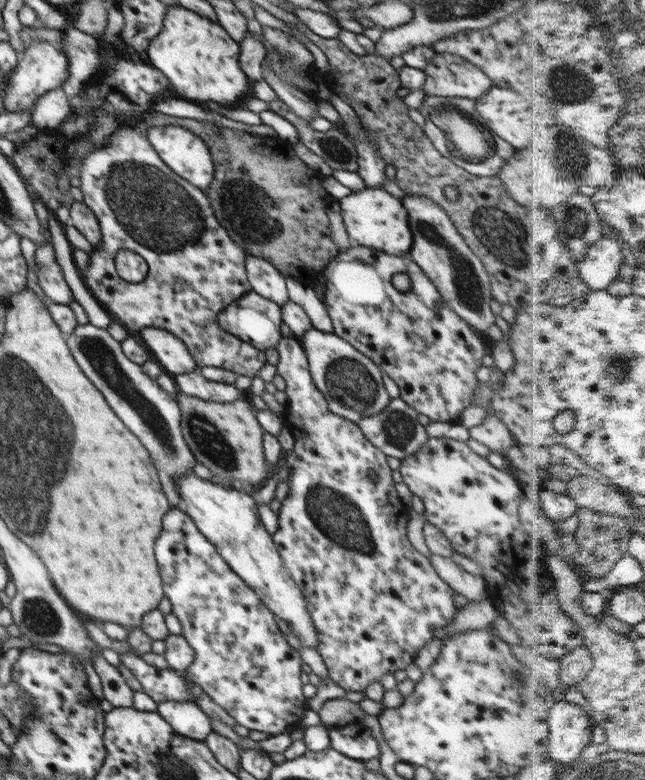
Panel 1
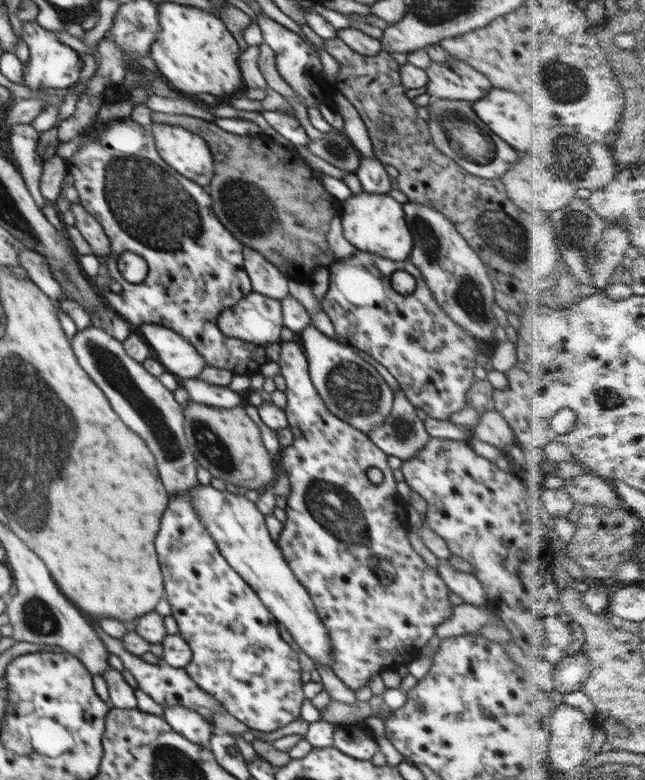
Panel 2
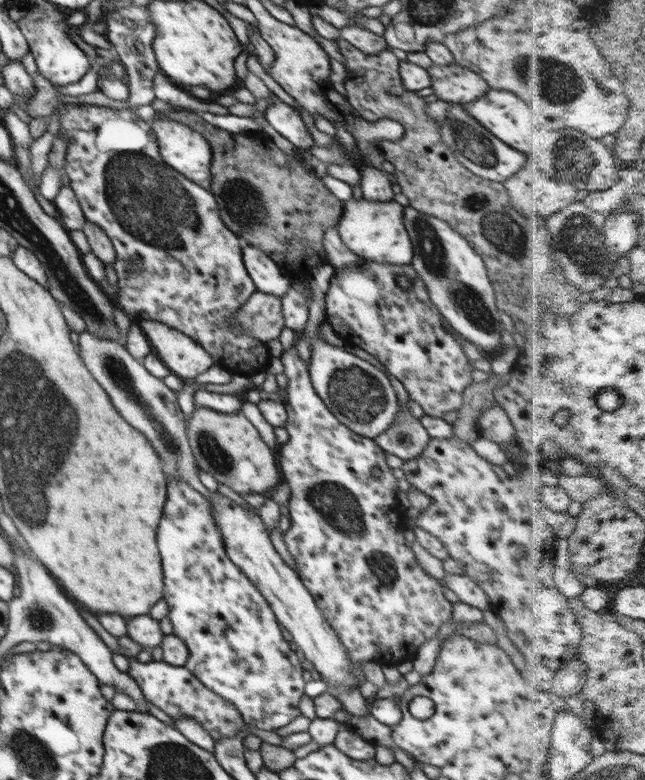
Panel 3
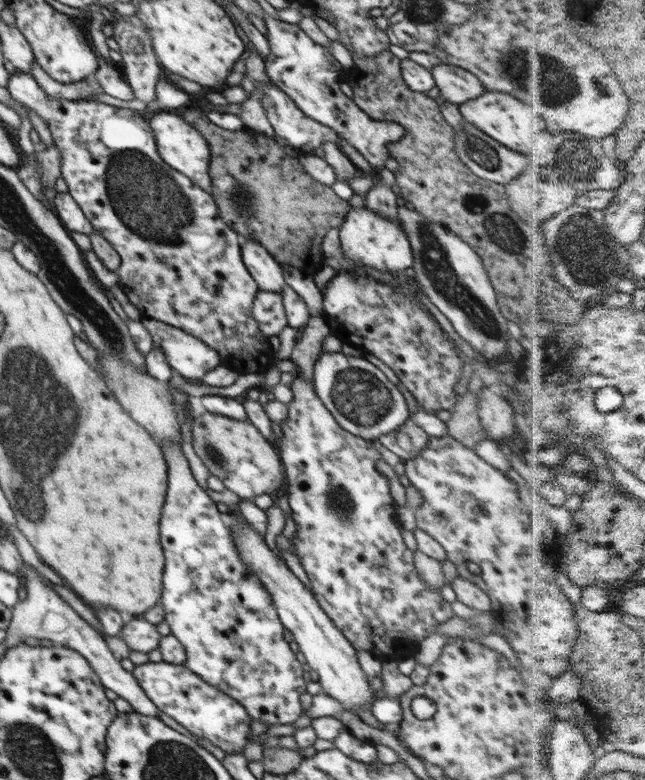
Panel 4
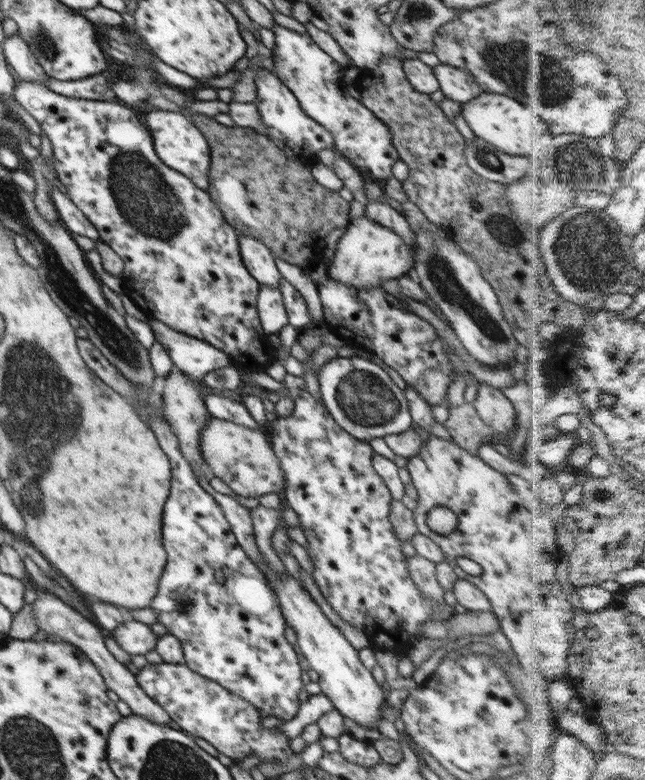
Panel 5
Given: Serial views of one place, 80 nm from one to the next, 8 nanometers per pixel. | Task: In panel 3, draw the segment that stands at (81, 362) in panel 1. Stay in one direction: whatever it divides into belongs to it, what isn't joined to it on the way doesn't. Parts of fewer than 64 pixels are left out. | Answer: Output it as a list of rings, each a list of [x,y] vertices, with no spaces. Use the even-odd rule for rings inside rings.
[[[91,332],[79,333],[78,354],[88,368],[88,372],[94,376],[94,380],[104,388],[108,398],[112,400],[112,406],[128,420],[136,430],[140,430],[154,446],[154,450],[160,454],[160,460],[164,464],[164,474],[167,480],[170,477],[182,477],[191,484],[204,497],[210,497],[210,490],[199,479],[198,469],[194,465],[195,456],[187,440],[186,422],[184,414],[180,412],[180,406],[174,390],[166,387],[161,378],[156,378],[144,368],[141,360],[136,360],[127,351],[125,346],[95,336]]]

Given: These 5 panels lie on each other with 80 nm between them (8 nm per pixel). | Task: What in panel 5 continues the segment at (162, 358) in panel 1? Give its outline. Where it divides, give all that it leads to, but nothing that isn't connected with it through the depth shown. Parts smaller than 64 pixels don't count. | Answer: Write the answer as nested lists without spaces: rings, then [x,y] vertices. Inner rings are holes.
[[[150,319],[150,326],[155,334],[156,341],[159,340],[162,346],[168,351],[168,356],[172,359],[172,364],[178,367],[184,374],[192,376],[192,378],[202,378],[208,372],[231,366],[230,356],[224,354],[223,350],[212,346],[209,342],[201,341],[182,332],[178,332],[156,319]]]

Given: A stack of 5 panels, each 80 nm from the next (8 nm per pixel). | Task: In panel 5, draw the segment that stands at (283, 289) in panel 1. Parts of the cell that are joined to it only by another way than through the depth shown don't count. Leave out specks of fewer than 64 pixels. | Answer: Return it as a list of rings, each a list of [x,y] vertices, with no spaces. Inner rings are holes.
[[[240,235],[239,251],[246,270],[259,282],[260,285],[268,285],[279,288],[282,278],[273,252],[257,238]]]

